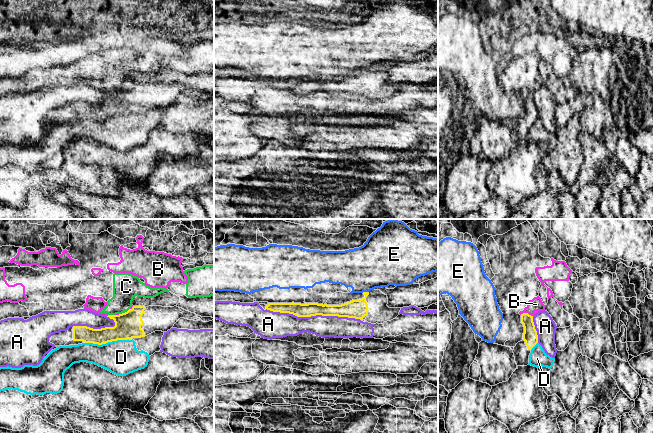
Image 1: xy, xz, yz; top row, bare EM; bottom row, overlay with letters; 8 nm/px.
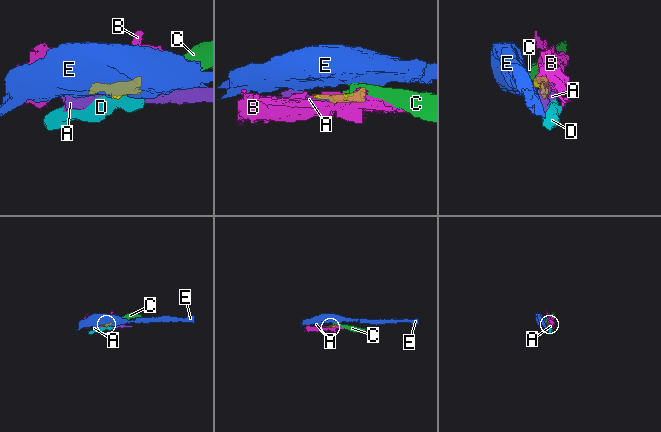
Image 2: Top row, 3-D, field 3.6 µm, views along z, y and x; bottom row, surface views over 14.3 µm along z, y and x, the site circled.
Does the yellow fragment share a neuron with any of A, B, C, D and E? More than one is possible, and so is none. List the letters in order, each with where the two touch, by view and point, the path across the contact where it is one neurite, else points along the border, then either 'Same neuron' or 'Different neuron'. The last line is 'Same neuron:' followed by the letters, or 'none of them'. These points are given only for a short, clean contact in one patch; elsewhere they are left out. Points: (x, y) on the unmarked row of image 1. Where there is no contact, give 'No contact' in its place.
A: Touches yellow at xz (328, 91). Different neuron
B: Touches yellow at yz (527, 89). Different neuron
C: Touches yellow at xy (125, 88). Boundary: xy (129, 84), (119, 90). Different neuron
D: Touches yellow at xy (105, 119). Boundary: xy (126, 115), (117, 115), (101, 120), (85, 119). Different neuron
E: Touches yellow at xz (365, 68). Boundary: xz (368, 67), (362, 68). Different neuron
Same neuron: none of them

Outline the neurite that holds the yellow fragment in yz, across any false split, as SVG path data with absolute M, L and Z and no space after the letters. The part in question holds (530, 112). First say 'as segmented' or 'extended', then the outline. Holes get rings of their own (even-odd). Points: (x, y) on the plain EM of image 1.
extended | M521 90L521 99L524 103L523 116L514 123L513 129L517 142L527 142L532 124L538 119L538 111L533 98L533 92Z

